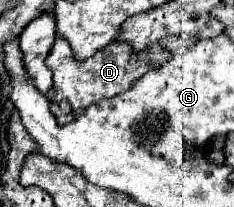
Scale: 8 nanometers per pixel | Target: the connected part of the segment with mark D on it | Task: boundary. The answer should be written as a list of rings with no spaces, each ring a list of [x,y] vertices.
[[[56,38],[52,50],[46,58],[46,66],[54,72],[54,102],[68,100],[72,104],[72,110],[76,112],[76,110],[82,110],[82,108],[96,104],[98,100],[114,98],[114,96],[126,92],[130,88],[130,84],[134,80],[138,80],[144,72],[148,72],[154,66],[160,66],[170,56],[172,56],[172,52],[164,44],[162,46],[154,44],[146,52],[134,54],[130,44],[112,42],[106,48],[98,50],[92,58],[76,60],[72,56],[70,44],[64,38]]]

